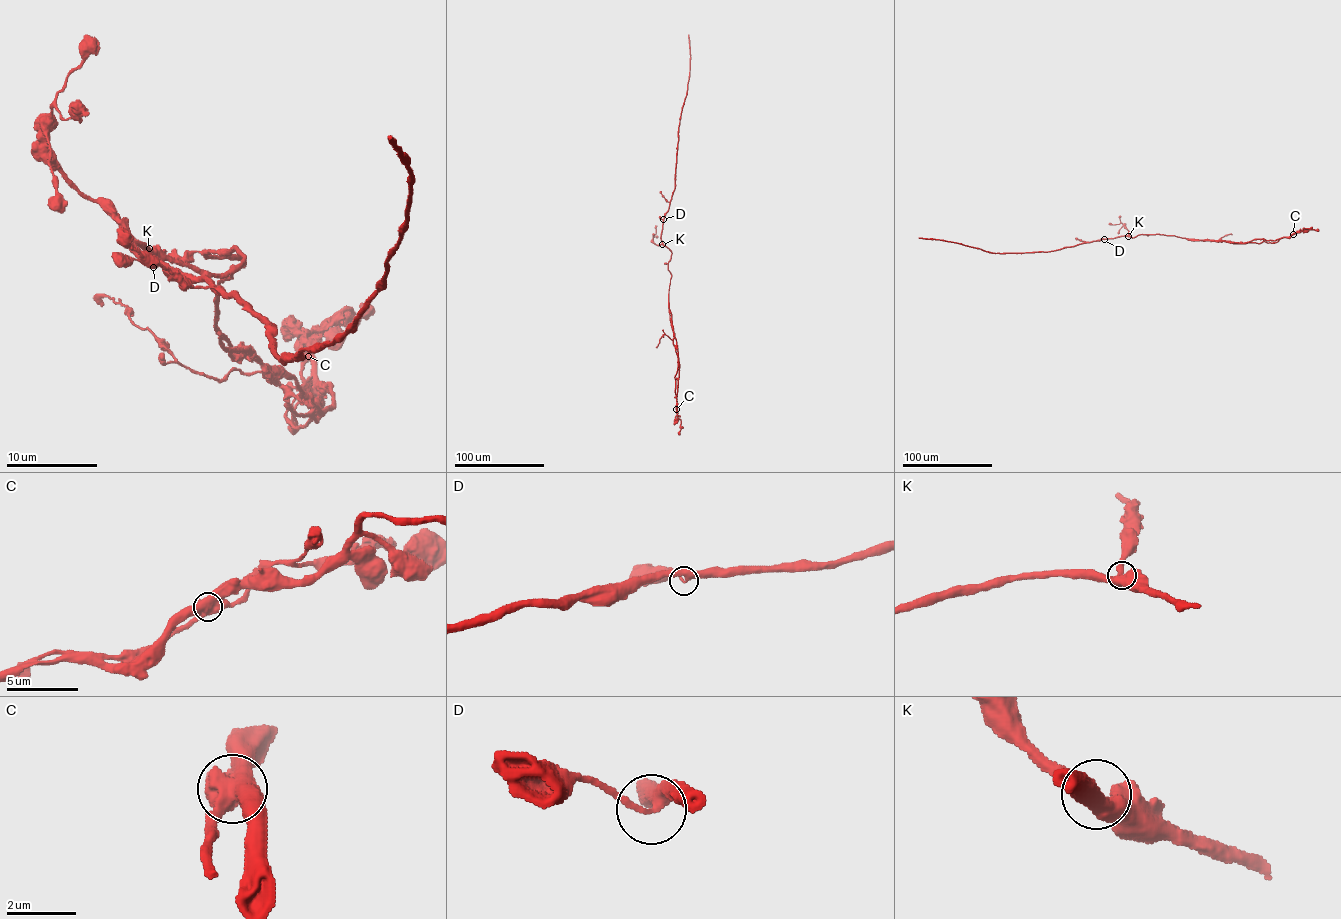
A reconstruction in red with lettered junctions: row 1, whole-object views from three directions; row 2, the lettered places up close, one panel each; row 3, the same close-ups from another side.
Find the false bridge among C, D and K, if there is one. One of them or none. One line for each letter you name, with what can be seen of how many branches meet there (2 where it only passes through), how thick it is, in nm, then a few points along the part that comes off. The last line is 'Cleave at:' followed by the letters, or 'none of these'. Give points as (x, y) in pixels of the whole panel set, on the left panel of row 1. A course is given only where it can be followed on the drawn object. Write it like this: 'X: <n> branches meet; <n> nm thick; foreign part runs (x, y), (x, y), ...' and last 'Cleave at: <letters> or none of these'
C: 3 branches meet; 650 nm thick; foreign part runs (308, 355), (293, 430), (289, 409), (296, 427), (319, 413), (293, 410), (254, 354), (226, 348), (218, 332)
Cleave at: C

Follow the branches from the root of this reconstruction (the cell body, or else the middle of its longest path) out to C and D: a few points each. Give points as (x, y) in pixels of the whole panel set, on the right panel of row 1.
C: (1122, 236), (1159, 234), (1245, 242), (1254, 239), (1275, 240), (1293, 234)
D: (1122, 236), (1104, 239)

